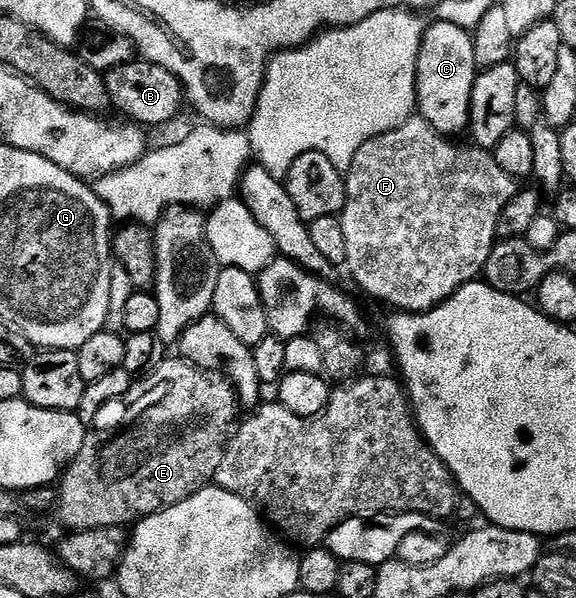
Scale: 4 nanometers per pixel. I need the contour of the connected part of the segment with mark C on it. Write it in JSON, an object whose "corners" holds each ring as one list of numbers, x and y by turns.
{"corners":[[433,21,425,29,416,65,416,105,424,118,439,134,460,136,470,120,470,96,478,73,473,35,463,26]]}

